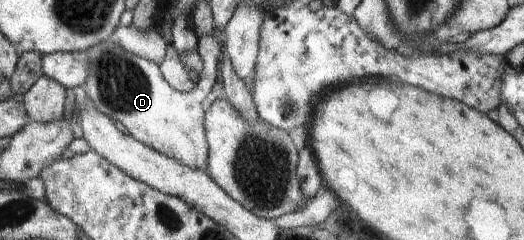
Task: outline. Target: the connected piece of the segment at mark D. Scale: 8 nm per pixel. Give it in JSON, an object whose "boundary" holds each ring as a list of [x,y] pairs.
{"boundary":[[[216,28],[214,36],[202,35],[199,37],[197,51],[203,60],[203,71],[201,72],[200,80],[195,83],[195,87],[190,92],[183,93],[172,88],[164,80],[160,67],[156,63],[134,56],[110,40],[102,41],[87,50],[89,75],[84,88],[87,92],[88,100],[98,109],[98,112],[105,114],[113,121],[121,122],[136,140],[143,142],[150,148],[156,149],[164,156],[181,162],[187,167],[206,171],[209,146],[204,122],[207,109],[205,99],[210,94],[216,80],[216,64],[218,60],[222,60],[220,45],[223,46],[223,42],[223,31]]]}

